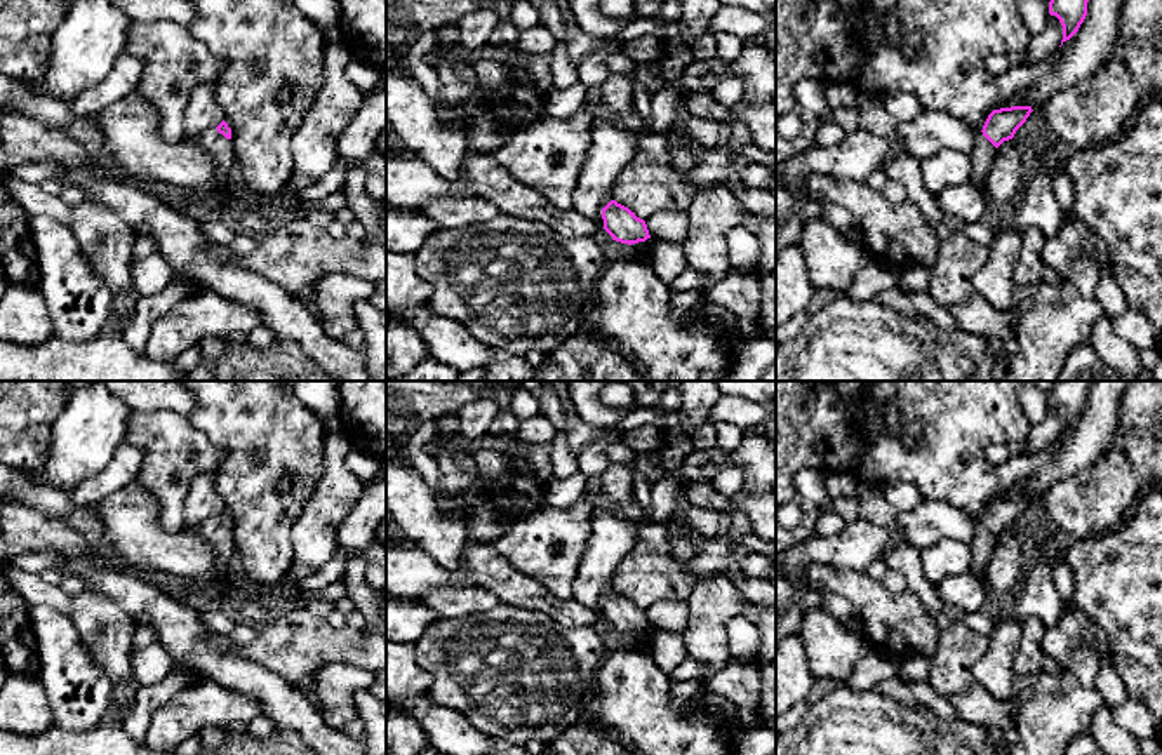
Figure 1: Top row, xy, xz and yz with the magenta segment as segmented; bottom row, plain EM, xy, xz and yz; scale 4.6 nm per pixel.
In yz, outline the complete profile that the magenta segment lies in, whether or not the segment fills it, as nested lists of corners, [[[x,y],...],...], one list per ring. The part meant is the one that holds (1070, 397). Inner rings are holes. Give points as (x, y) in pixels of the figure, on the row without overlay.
[[[1054,381],[1049,391],[1049,404],[1056,405],[1063,416],[1061,435],[1070,430],[1087,405],[1091,381]]]

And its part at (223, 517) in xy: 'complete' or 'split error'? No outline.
split error

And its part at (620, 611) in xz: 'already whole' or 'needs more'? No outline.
already whole

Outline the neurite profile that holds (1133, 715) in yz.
[[[1129,698],[1122,705],[1112,708],[1112,712],[1115,722],[1134,738],[1148,739],[1159,736],[1159,718],[1139,698]]]

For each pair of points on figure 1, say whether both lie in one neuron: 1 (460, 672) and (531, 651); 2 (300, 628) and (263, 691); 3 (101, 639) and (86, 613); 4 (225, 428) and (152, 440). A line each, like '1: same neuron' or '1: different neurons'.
1: same neuron
2: different neurons
3: same neuron
4: different neurons

